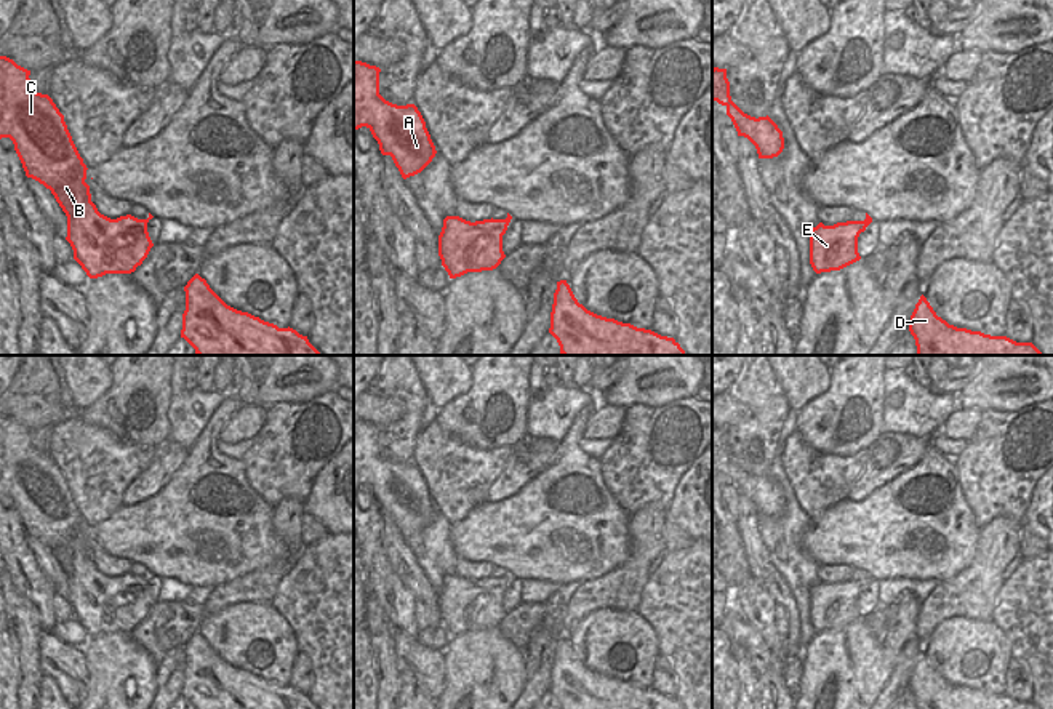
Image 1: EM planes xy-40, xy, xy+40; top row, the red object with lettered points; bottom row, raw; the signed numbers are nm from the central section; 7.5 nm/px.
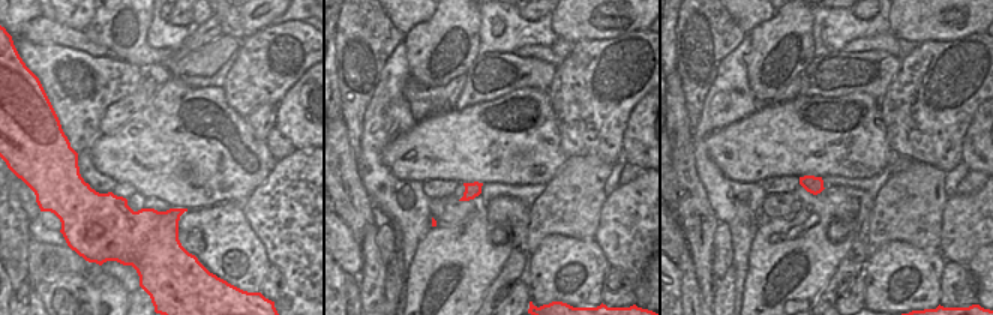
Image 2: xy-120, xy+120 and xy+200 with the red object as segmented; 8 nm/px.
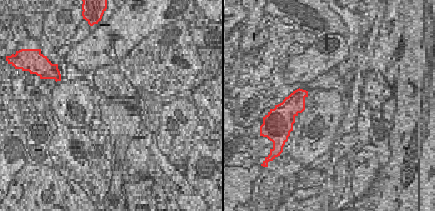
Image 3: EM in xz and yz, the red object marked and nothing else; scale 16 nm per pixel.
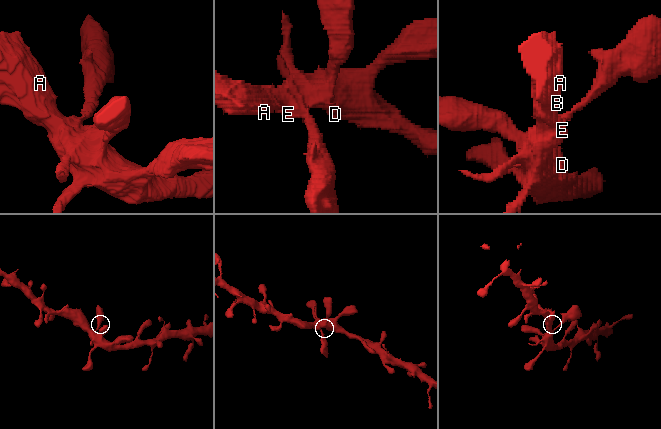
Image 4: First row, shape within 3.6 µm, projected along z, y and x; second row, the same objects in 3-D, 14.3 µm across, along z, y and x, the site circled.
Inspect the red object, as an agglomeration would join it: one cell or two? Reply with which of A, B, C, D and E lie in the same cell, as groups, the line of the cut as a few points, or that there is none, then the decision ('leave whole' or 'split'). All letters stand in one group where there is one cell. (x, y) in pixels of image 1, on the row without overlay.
A B C D E; no cut; leave whole

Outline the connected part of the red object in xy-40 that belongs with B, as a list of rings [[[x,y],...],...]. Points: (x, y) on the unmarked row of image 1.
[[[0,415],[0,498],[10,496],[27,536],[51,549],[67,575],[67,595],[74,618],[90,637],[106,632],[131,632],[147,616],[154,605],[147,581],[154,576],[138,578],[131,573],[110,578],[101,573],[91,560],[86,538],[86,523],[80,515],[64,480],[64,474],[48,453],[37,451],[29,437],[30,429],[13,418]]]

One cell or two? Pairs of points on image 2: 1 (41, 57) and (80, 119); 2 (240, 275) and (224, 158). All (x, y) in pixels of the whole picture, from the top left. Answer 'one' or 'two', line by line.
1: one
2: two

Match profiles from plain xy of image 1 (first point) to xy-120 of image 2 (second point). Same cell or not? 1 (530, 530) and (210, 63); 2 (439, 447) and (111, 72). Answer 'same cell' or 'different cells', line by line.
1: different cells
2: same cell

